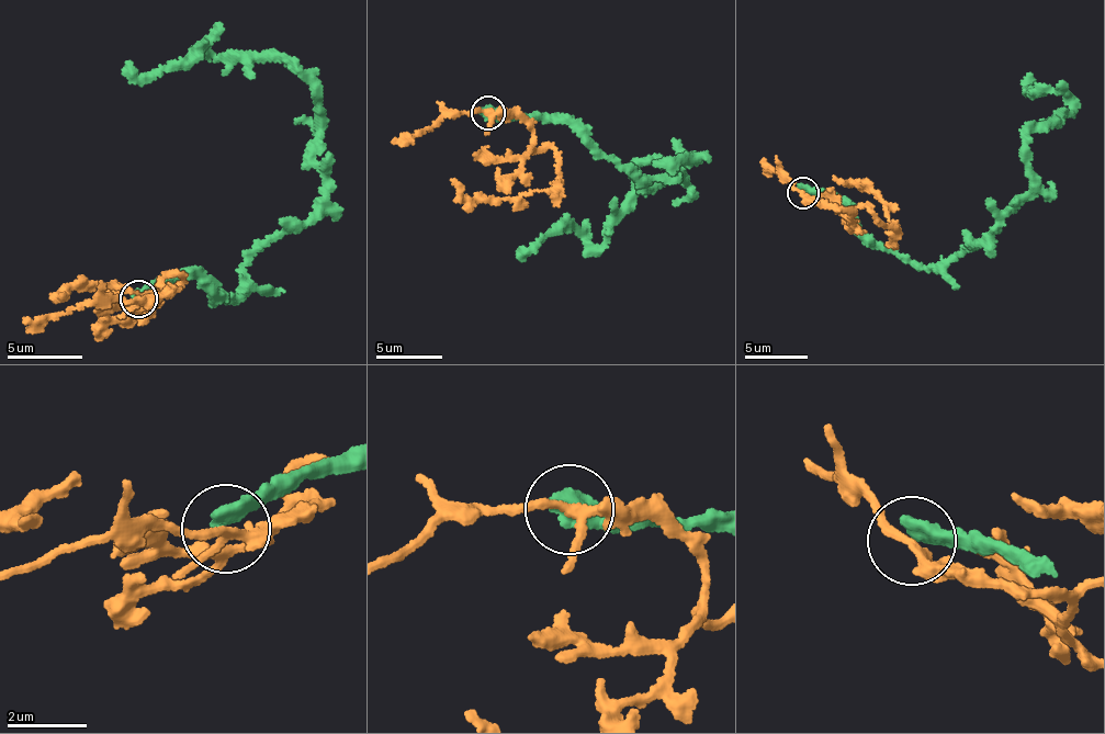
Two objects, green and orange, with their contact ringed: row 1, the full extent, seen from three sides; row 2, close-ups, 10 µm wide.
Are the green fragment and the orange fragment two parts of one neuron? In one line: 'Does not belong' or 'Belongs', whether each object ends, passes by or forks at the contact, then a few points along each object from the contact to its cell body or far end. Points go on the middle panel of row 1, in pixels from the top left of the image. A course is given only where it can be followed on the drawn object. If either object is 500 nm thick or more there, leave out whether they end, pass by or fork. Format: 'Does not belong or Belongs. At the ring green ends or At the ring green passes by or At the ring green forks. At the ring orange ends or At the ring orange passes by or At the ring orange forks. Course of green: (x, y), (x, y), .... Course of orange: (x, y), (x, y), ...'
Does not belong. Course of green: (488, 113), (567, 123), (650, 190), (688, 162), (636, 168), (601, 245), (561, 227), (517, 257). Course of orange: (488, 113), (510, 110), (534, 133), (531, 146), (552, 148), (561, 165), (555, 190), (466, 202), (451, 180)

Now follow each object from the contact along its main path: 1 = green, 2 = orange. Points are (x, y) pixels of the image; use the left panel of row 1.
1: (139, 297), (192, 274), (233, 298), (303, 225), (320, 97), (282, 56), (204, 42), (123, 70)
2: (139, 297), (162, 296), (171, 289), (161, 284), (165, 278), (181, 278), (154, 295), (114, 286), (61, 295)

